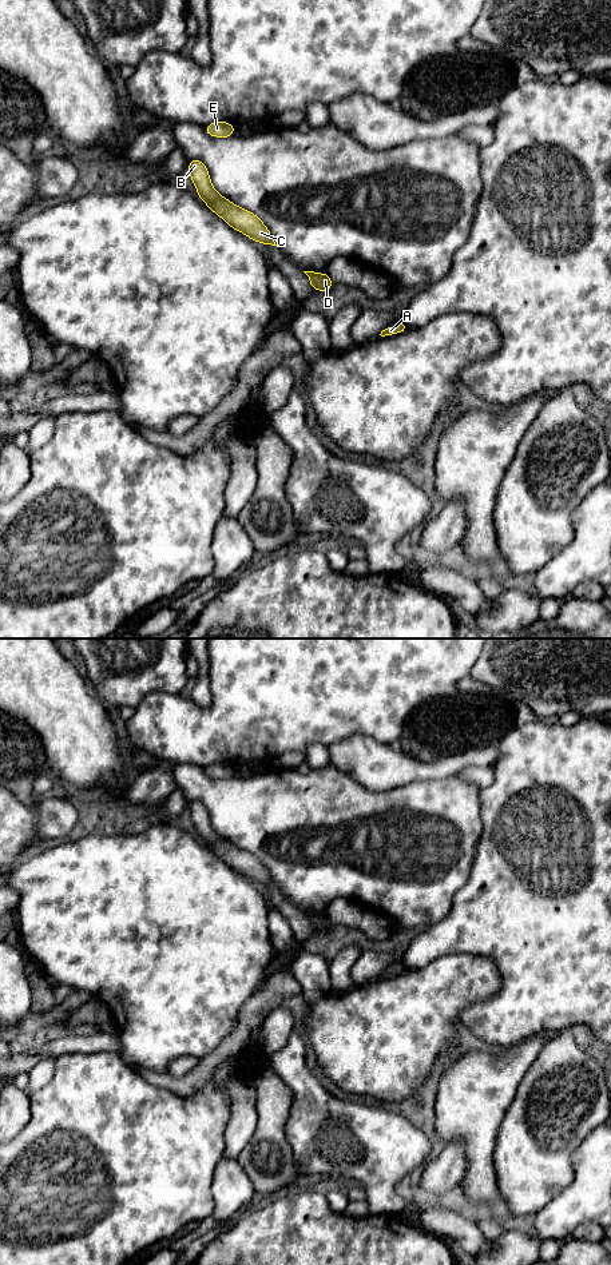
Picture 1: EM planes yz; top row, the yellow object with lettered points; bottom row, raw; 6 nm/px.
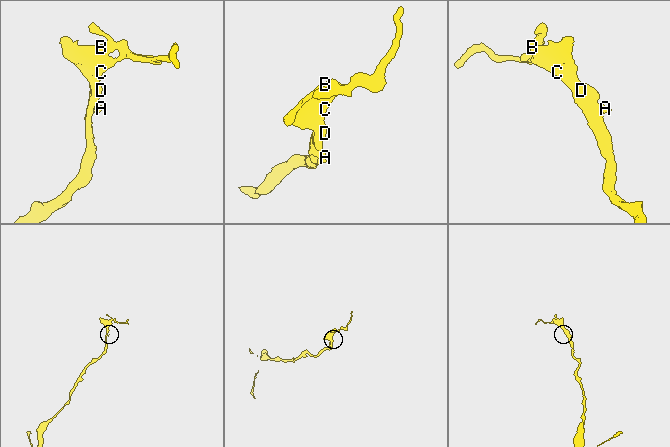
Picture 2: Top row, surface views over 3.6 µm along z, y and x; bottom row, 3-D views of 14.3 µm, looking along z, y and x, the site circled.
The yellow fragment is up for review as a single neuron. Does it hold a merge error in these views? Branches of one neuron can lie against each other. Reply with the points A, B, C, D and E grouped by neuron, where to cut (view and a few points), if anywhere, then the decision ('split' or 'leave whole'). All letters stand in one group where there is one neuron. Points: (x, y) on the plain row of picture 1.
groups A B C D E; cut none; leave whole

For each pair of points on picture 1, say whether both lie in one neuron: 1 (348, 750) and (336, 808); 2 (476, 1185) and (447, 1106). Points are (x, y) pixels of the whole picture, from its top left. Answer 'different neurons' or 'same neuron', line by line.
1: different neurons
2: same neuron

